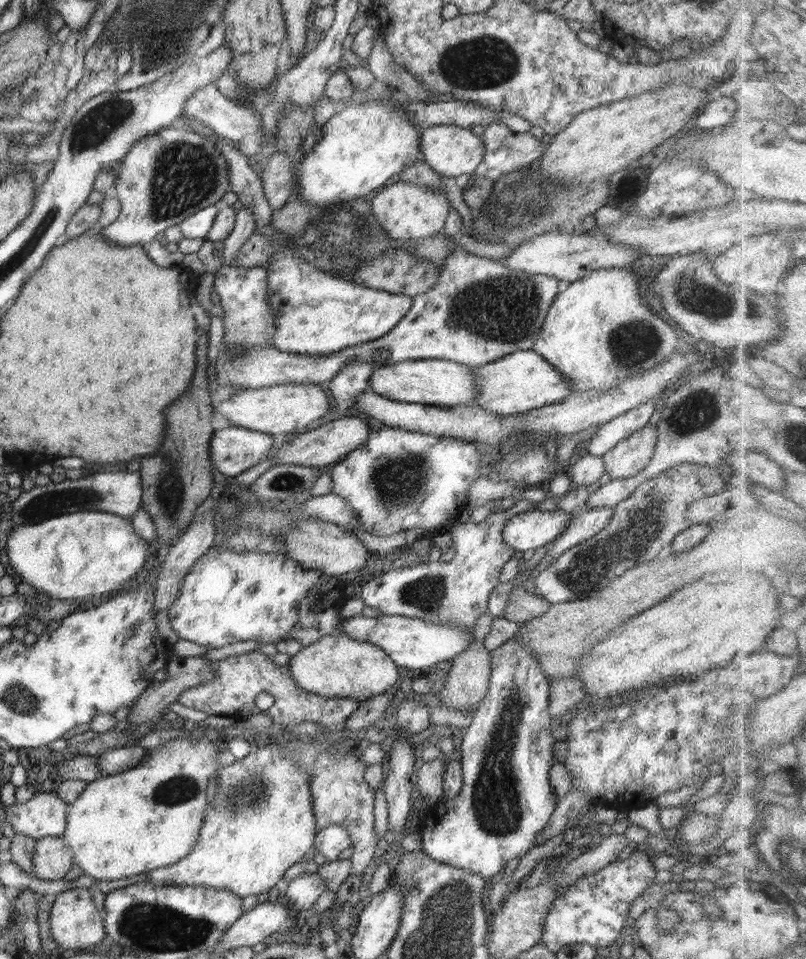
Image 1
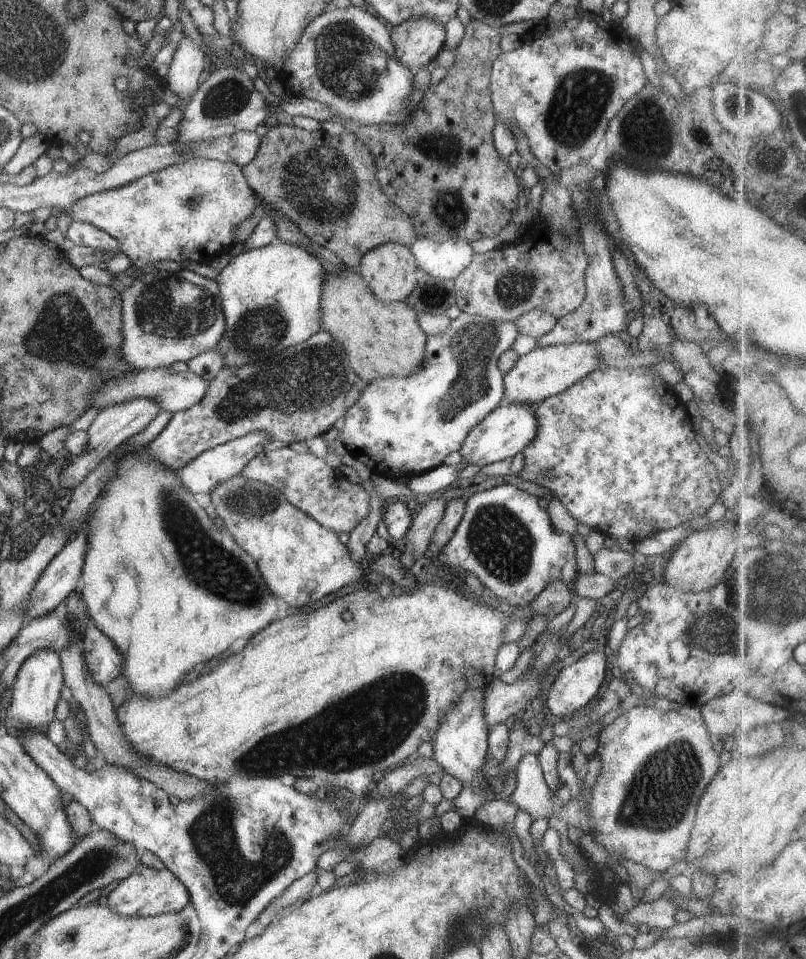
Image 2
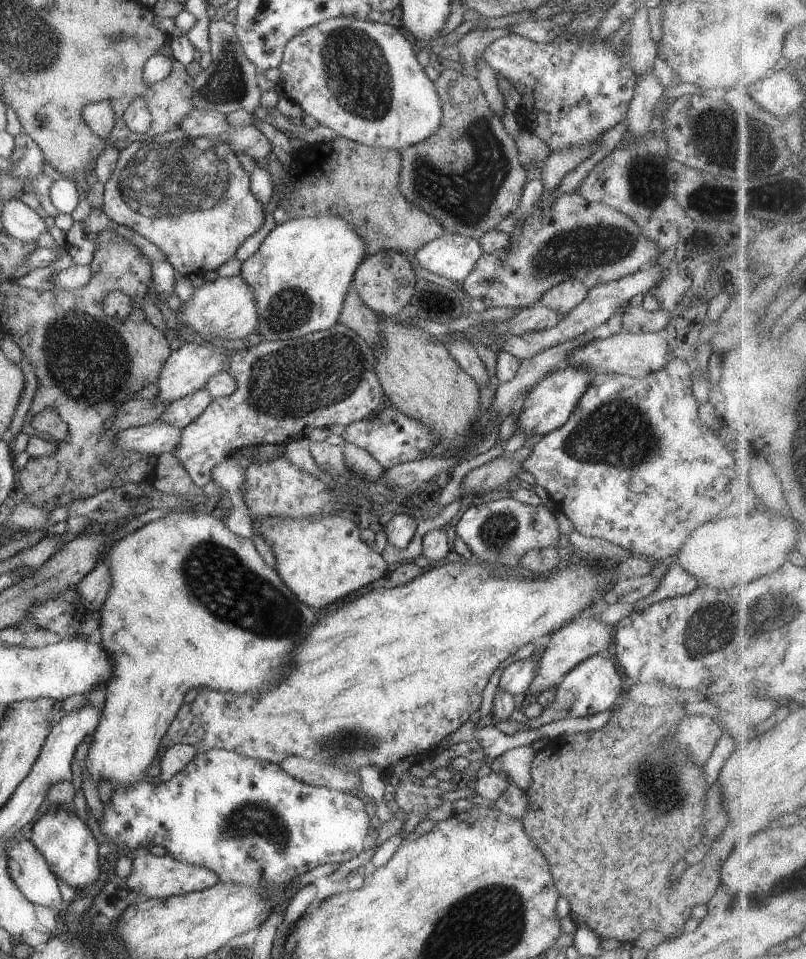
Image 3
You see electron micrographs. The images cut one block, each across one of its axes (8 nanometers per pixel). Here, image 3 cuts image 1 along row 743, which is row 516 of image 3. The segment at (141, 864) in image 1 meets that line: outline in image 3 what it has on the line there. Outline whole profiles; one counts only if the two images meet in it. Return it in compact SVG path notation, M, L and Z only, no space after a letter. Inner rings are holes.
M173 510L170 514L150 521L122 539L116 541L108 548L105 555L108 568L110 568L110 590L104 604L100 608L100 646L112 660L112 678L105 685L105 705L102 709L102 718L98 723L96 732L89 741L88 754L86 754L86 768L92 782L110 782L113 790L120 786L136 786L138 782L158 783L158 778L148 777L148 768L154 763L156 754L160 751L162 737L168 731L175 714L183 705L184 696L192 688L210 688L234 694L270 690L270 686L278 686L282 682L284 672L294 660L294 648L306 640L310 630L316 626L318 618L313 608L306 606L294 596L294 593L282 582L275 568L269 566L256 550L252 539L242 538L226 528L224 518L219 514L208 514L194 511L179 512Z

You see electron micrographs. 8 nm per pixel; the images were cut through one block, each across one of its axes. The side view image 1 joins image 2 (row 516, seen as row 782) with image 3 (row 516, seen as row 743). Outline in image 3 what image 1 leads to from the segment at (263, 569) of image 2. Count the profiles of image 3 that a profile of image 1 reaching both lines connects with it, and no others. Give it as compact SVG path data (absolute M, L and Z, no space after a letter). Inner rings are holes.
M326 515L317 519L287 517L254 517L255 536L268 542L274 552L274 568L282 582L300 602L315 610L344 600L359 588L386 574L388 565L382 555L369 547L359 535L361 531L352 517Z

